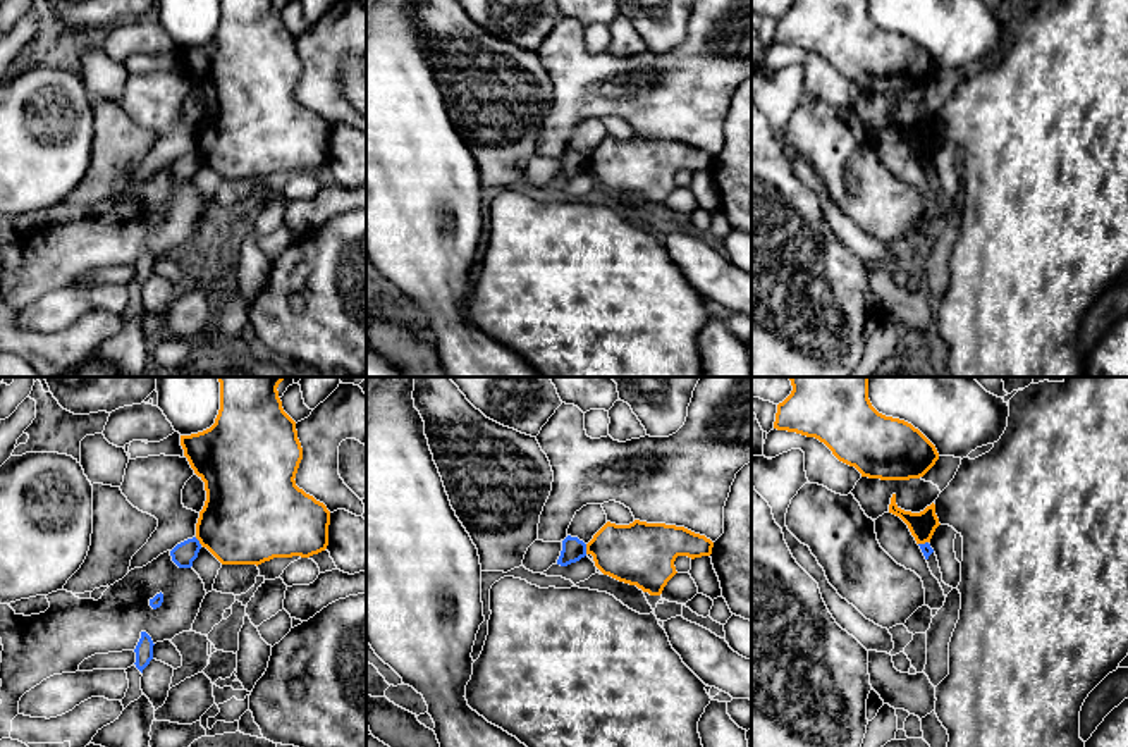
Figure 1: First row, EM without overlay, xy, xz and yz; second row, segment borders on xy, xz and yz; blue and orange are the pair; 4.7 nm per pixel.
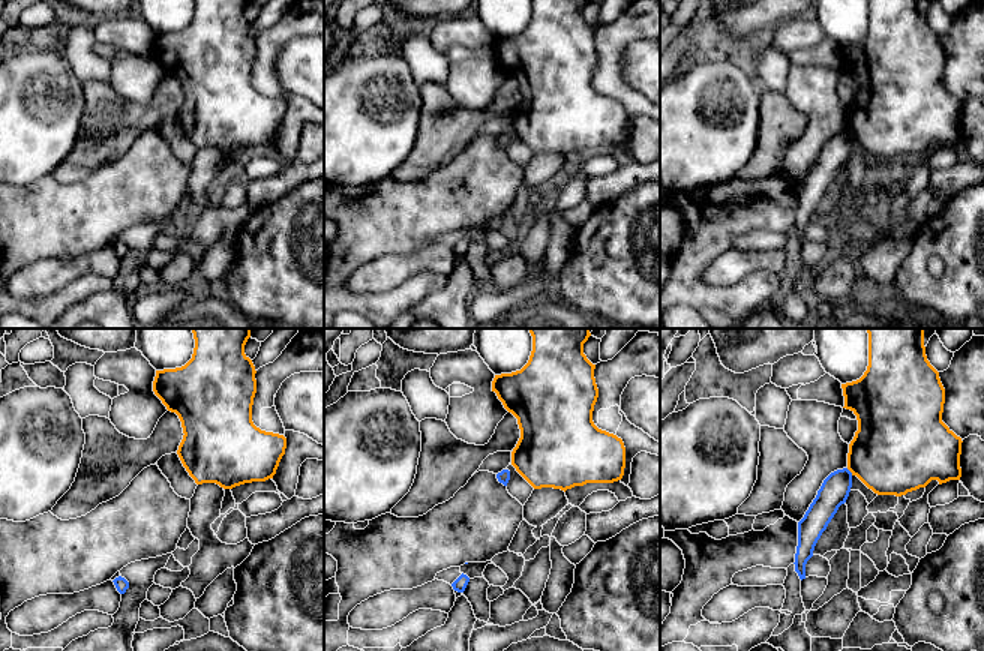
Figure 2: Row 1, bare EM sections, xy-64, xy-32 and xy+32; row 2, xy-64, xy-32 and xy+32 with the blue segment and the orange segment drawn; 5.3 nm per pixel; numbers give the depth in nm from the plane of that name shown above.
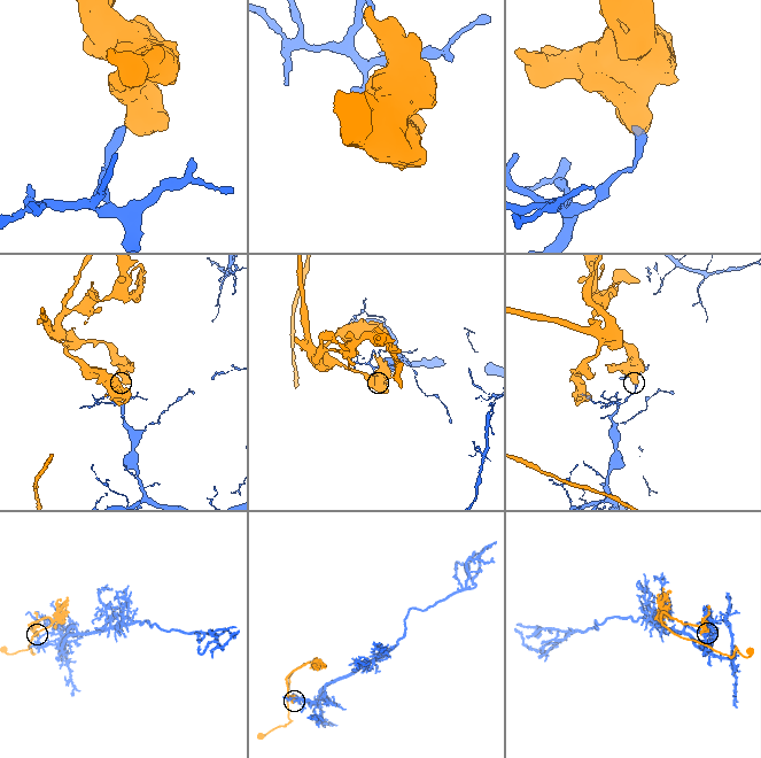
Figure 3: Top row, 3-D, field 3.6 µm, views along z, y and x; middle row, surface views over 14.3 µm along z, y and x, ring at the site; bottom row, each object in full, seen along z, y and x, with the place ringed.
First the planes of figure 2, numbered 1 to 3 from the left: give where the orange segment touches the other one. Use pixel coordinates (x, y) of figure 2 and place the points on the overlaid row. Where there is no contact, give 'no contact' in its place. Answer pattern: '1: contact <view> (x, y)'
1: no contact
2: no contact
3: contact xy+32 (849, 471)

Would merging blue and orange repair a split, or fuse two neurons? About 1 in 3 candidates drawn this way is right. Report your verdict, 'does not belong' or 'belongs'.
does not belong

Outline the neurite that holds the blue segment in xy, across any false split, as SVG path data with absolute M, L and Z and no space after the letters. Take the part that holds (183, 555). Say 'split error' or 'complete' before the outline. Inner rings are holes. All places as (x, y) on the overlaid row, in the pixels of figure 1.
complete; M196 537L187 539L181 544L177 544L172 551L172 561L179 566L179 568L191 568L193 561L198 558L198 553L201 549L201 544Z

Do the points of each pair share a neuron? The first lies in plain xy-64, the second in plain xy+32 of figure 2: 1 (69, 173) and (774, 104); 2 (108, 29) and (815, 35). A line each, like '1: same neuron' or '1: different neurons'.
1: same neuron
2: same neuron

